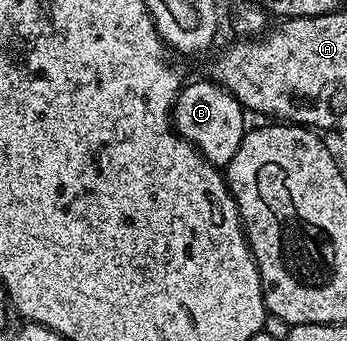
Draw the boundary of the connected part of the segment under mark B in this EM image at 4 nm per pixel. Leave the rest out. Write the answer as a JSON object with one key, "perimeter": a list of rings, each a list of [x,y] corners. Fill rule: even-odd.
{"perimeter":[[[212,79],[197,80],[194,84],[186,83],[177,94],[177,101],[173,103],[171,117],[177,135],[191,142],[218,166],[227,166],[231,158],[235,158],[235,150],[239,150],[239,142],[243,142],[247,131],[245,124],[246,109],[233,97],[233,93]]]}

